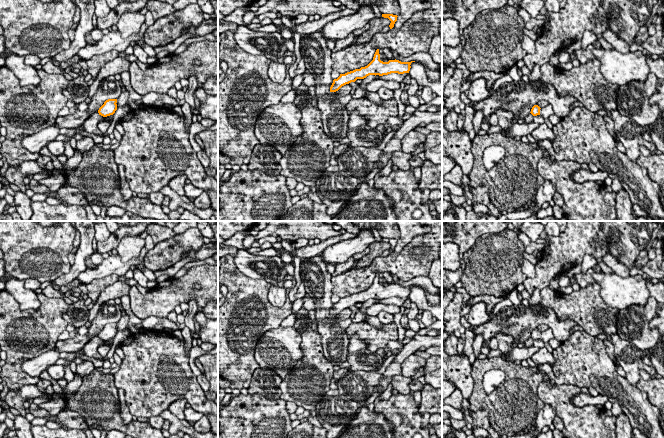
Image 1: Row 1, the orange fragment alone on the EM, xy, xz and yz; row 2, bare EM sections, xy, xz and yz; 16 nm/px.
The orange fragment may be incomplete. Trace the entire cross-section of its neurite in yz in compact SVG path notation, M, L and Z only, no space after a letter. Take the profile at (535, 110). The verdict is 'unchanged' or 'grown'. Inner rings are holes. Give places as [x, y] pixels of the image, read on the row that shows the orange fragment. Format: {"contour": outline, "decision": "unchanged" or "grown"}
{"contour": "M548 104L546 107L540 108L538 105L534 105L530 112L533 116L541 115L543 118L549 118L554 114L554 110L551 104Z", "decision": "grown"}

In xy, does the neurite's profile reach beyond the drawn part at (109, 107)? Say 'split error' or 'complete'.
complete

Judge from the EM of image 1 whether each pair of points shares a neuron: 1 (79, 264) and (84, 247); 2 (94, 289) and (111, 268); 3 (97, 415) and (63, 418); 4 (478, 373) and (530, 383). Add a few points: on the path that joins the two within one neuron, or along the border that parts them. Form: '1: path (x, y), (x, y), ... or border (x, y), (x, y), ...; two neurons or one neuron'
1: path (80, 260), (83, 251); one neuron
2: border (118, 275), (111, 274), (97, 277), (84, 284); two neurons
3: border (64, 409), (76, 411), (88, 427); two neurons
4: path (491, 365), (506, 366), (517, 377); one neuron

